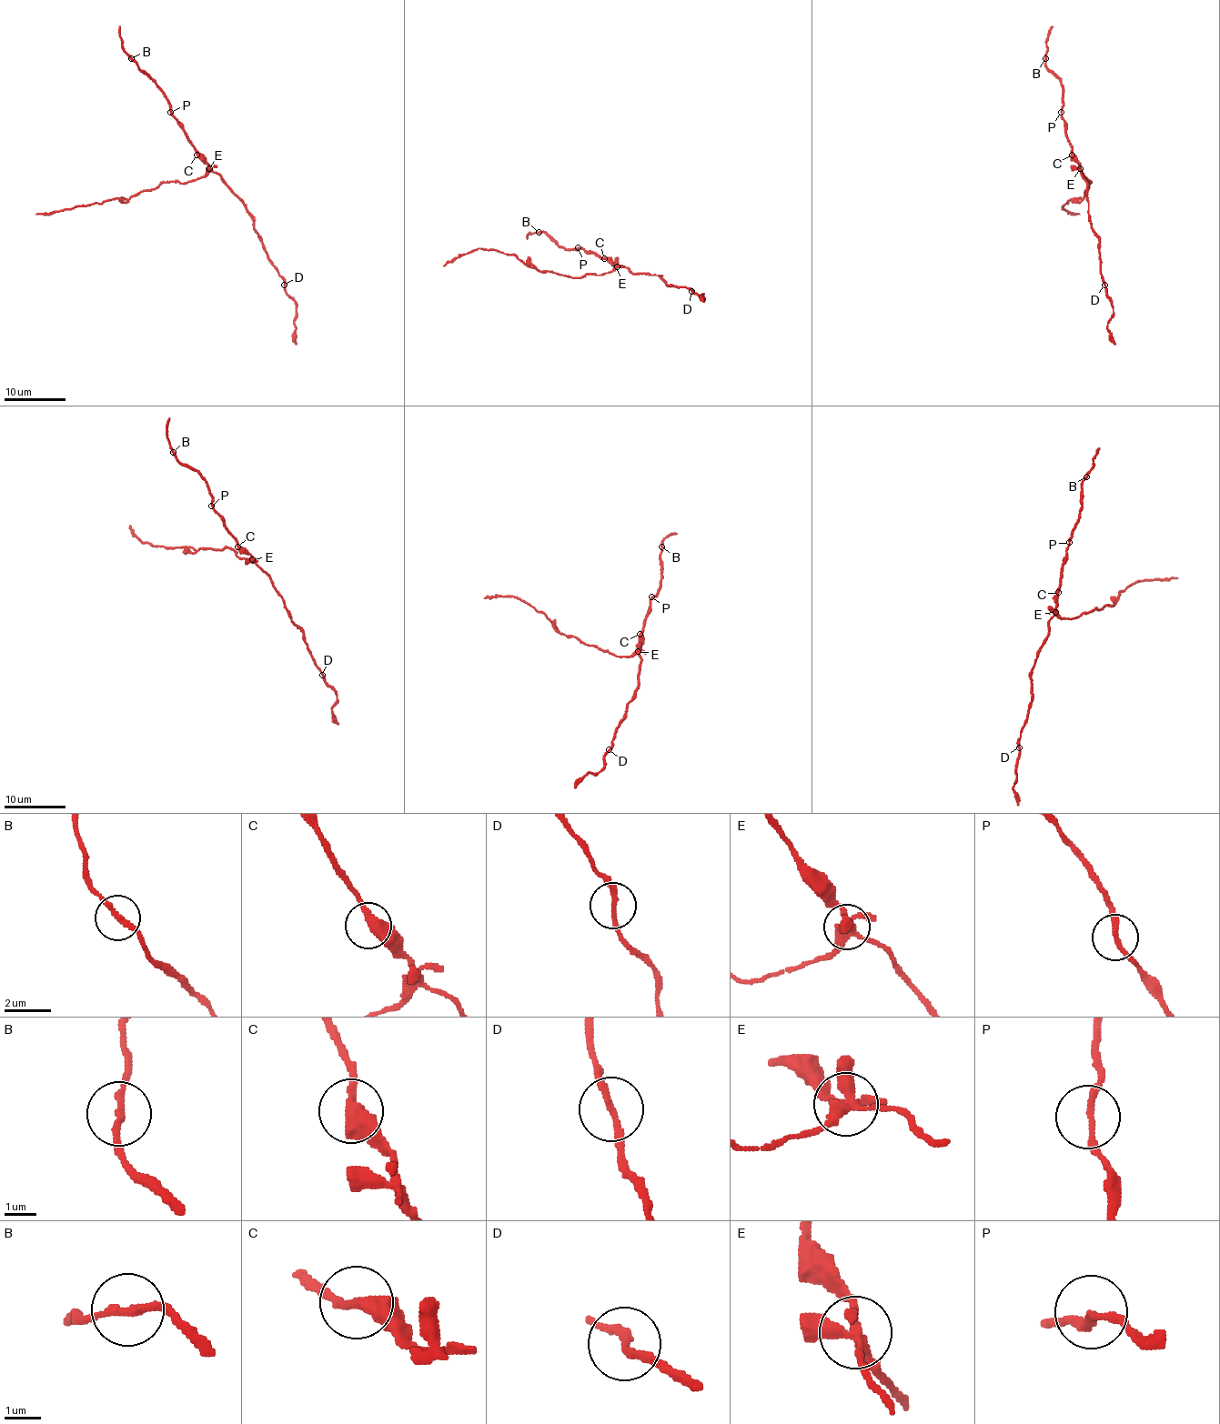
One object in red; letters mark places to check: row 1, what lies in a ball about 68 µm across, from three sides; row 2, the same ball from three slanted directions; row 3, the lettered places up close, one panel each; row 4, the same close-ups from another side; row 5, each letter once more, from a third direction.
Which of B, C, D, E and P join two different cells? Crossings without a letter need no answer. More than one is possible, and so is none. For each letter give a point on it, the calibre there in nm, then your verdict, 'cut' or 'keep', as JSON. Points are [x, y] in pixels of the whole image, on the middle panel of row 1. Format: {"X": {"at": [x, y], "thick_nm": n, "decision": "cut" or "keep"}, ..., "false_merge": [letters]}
{"B": {"at": [539, 232], "thick_nm": 200, "decision": "keep"}, "C": {"at": [604, 258], "thick_nm": 400, "decision": "keep"}, "D": {"at": [691, 291], "thick_nm": 180, "decision": "cut"}, "E": {"at": [617, 266], "thick_nm": 360, "decision": "cut"}, "P": {"at": [578, 247], "thick_nm": 190, "decision": "keep"}, "false_merge": ["D", "E"]}

